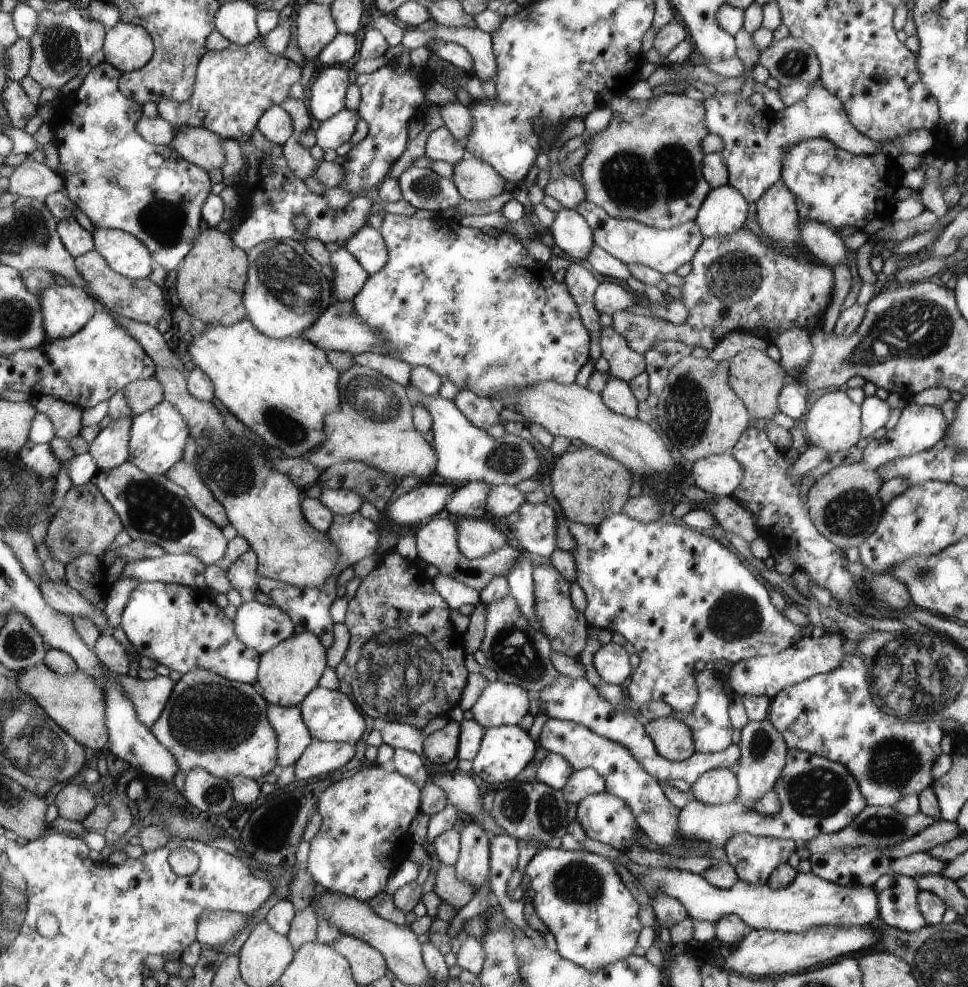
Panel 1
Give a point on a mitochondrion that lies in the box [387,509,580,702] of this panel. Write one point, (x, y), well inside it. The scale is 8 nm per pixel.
(515, 652)

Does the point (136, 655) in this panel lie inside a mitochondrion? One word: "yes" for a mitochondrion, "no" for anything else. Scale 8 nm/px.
no

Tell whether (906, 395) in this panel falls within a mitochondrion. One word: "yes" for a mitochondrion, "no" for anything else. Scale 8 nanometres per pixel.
no

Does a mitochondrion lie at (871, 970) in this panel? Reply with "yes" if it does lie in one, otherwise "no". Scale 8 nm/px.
no

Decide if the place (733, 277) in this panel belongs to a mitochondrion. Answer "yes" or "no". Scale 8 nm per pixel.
yes

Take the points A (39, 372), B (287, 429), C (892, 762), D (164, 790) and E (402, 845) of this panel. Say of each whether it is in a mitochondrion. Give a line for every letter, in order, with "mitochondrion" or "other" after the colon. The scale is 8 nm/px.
A: other
B: mitochondrion
C: mitochondrion
D: other
E: other

